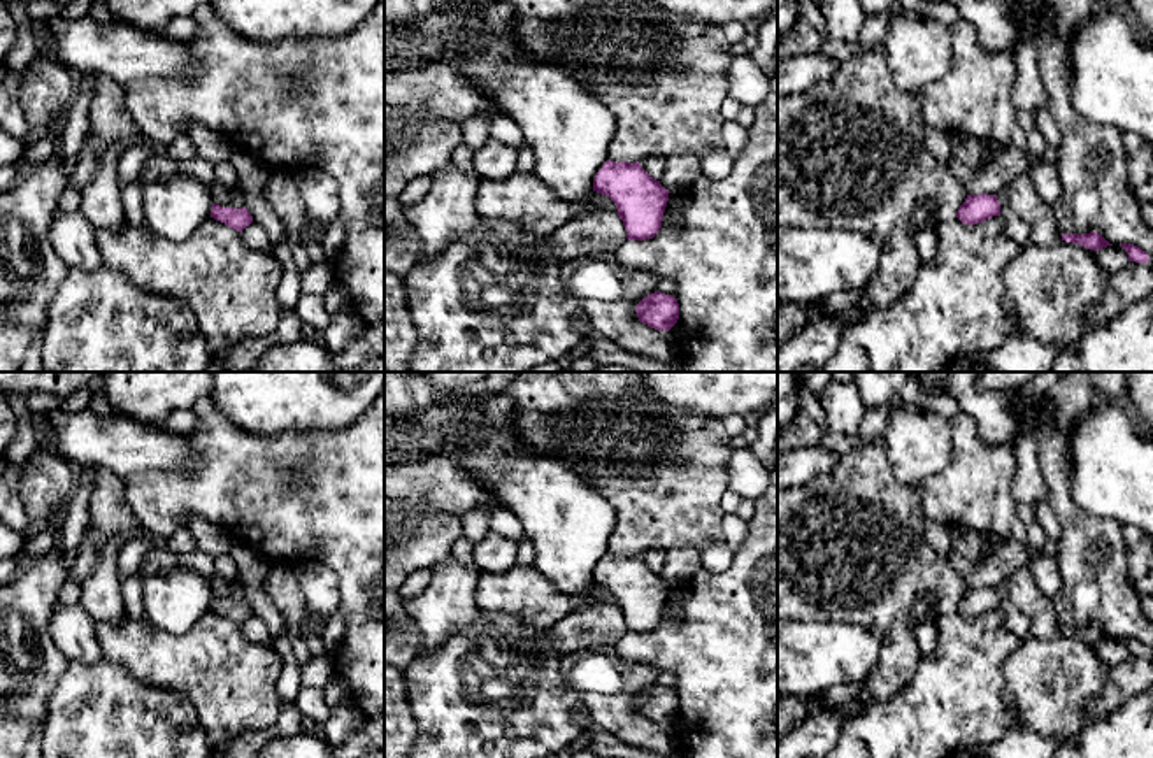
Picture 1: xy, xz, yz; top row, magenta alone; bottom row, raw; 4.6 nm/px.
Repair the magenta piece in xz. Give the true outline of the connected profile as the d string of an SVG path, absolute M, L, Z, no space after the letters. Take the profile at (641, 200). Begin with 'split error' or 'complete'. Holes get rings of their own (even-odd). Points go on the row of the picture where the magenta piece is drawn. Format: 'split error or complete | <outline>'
complete | M607 160L593 179L593 191L616 204L628 240L653 239L660 232L670 191L639 161Z

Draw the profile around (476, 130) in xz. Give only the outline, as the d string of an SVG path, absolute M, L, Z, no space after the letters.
M472 116L462 125L462 142L474 153L490 139L490 121L486 116Z

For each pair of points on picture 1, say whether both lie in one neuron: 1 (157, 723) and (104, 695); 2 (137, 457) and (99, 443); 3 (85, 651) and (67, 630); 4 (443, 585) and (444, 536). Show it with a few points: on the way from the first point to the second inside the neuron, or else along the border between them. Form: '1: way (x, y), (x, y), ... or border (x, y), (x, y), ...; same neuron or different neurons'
1: way (144, 723), (132, 723), (116, 707); same neuron
2: way (128, 448), (107, 443); same neuron
3: way (81, 646), (72, 636); same neuron
4: border (450, 555), (432, 569); different neurons

